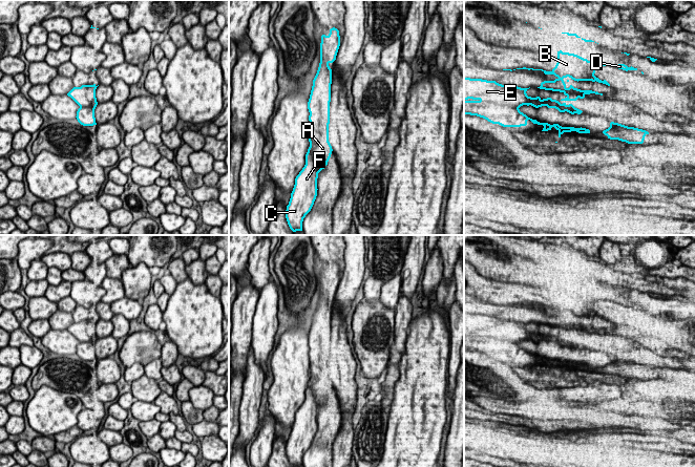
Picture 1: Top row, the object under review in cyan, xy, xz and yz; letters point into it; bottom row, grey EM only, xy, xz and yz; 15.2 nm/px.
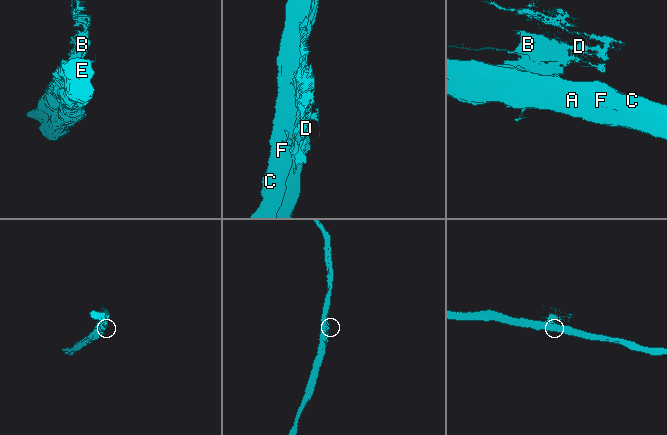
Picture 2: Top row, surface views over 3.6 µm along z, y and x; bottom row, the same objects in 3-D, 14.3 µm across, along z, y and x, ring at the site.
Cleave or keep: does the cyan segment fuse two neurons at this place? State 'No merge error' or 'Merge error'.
Merge error

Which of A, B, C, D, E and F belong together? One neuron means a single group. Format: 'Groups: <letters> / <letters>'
Groups: A / B C D E F

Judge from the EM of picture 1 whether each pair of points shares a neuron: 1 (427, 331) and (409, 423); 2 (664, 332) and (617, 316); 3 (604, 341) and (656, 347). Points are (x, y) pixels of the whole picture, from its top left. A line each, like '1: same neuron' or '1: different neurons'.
1: same neuron
2: same neuron
3: different neurons

